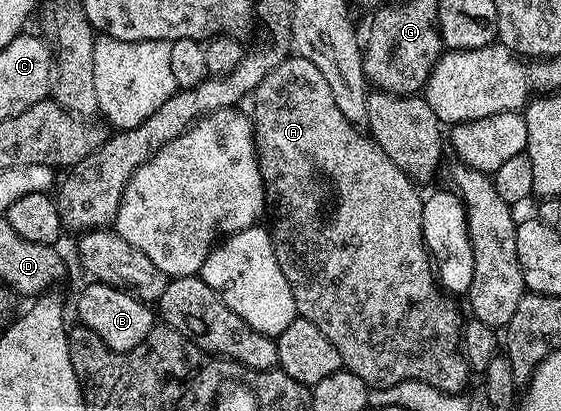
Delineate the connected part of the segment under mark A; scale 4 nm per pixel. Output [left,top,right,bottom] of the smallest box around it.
[252,55,471,393]

